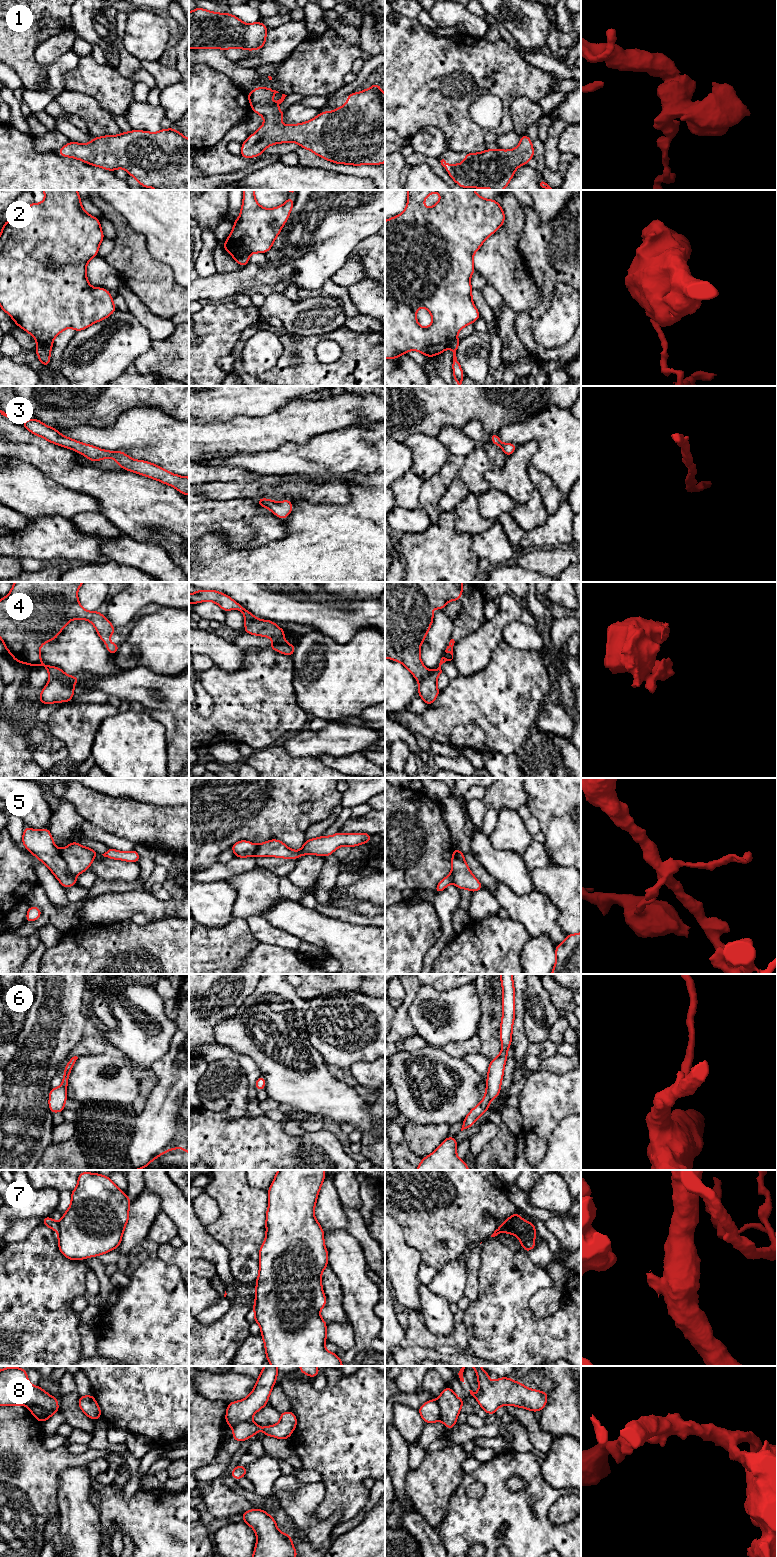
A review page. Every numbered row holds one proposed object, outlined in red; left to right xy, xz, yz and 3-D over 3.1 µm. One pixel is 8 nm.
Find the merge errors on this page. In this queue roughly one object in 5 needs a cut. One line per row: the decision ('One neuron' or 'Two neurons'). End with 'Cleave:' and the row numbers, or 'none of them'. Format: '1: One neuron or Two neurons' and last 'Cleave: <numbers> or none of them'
1: One neuron
2: Two neurons
3: One neuron
4: One neuron
5: Two neurons
6: One neuron
7: Two neurons
8: Two neurons
Cleave: 2, 5, 7, 8

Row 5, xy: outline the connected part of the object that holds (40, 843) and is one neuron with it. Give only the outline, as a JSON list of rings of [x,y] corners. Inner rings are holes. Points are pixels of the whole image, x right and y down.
[[[26,826],[22,843],[31,854],[50,869],[64,888],[77,885],[76,876],[69,873],[60,850],[54,844],[49,828],[33,830]]]

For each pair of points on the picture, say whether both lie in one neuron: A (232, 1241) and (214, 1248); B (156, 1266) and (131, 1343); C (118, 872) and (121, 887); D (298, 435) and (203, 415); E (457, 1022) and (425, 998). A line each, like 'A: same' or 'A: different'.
A: different
B: same
C: different
D: different
E: same

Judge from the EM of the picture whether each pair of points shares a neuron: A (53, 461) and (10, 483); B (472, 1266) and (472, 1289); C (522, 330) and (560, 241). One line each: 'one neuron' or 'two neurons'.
A: two neurons
B: one neuron
C: one neuron

